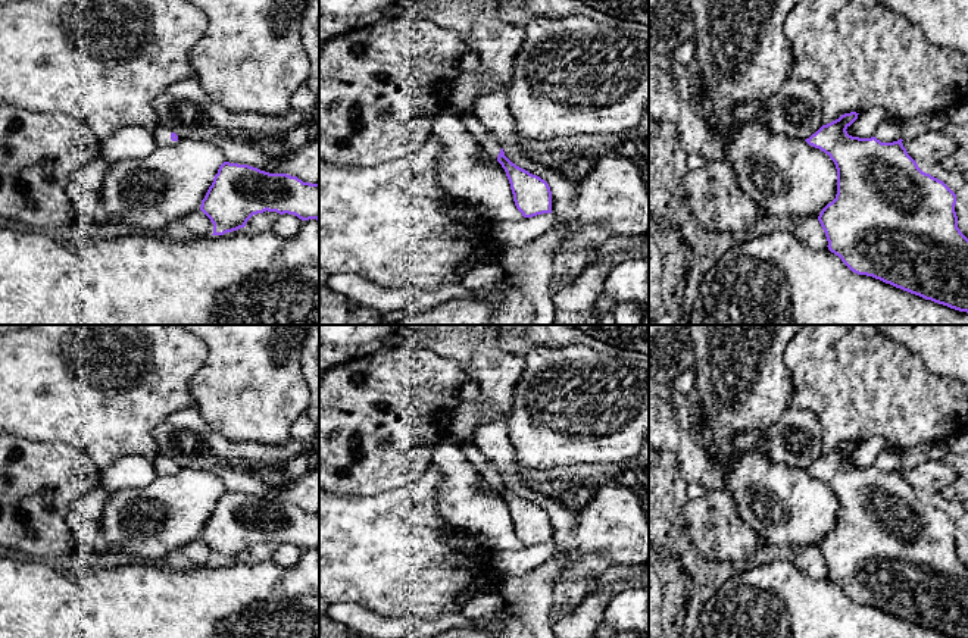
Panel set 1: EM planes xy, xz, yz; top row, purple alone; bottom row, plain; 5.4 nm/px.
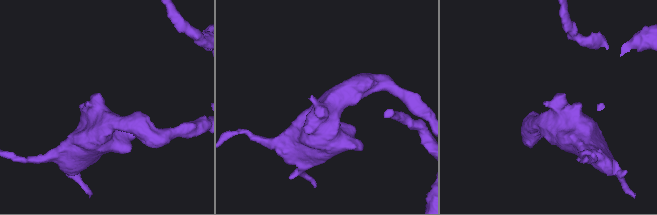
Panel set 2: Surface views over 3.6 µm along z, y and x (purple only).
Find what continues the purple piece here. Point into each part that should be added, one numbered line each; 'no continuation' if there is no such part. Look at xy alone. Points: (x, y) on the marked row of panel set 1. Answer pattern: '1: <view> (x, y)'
1: xy (162, 135)

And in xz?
1: xz (490, 144)

